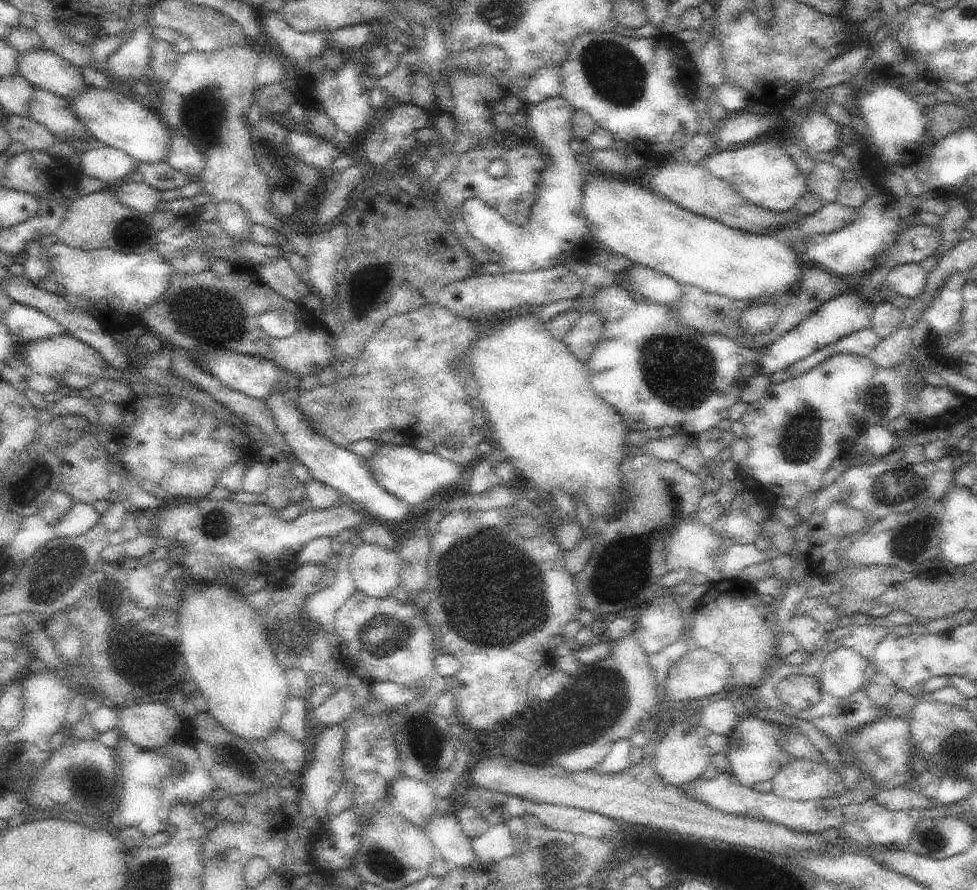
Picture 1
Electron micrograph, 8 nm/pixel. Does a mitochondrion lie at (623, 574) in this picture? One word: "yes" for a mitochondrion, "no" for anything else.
yes

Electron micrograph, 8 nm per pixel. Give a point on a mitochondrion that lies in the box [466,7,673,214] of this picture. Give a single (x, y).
(612, 68)

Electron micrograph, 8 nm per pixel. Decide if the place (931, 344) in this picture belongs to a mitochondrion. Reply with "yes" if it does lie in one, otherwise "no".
no

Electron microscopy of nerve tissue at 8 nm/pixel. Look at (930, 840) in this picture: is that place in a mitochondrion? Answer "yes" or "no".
yes

